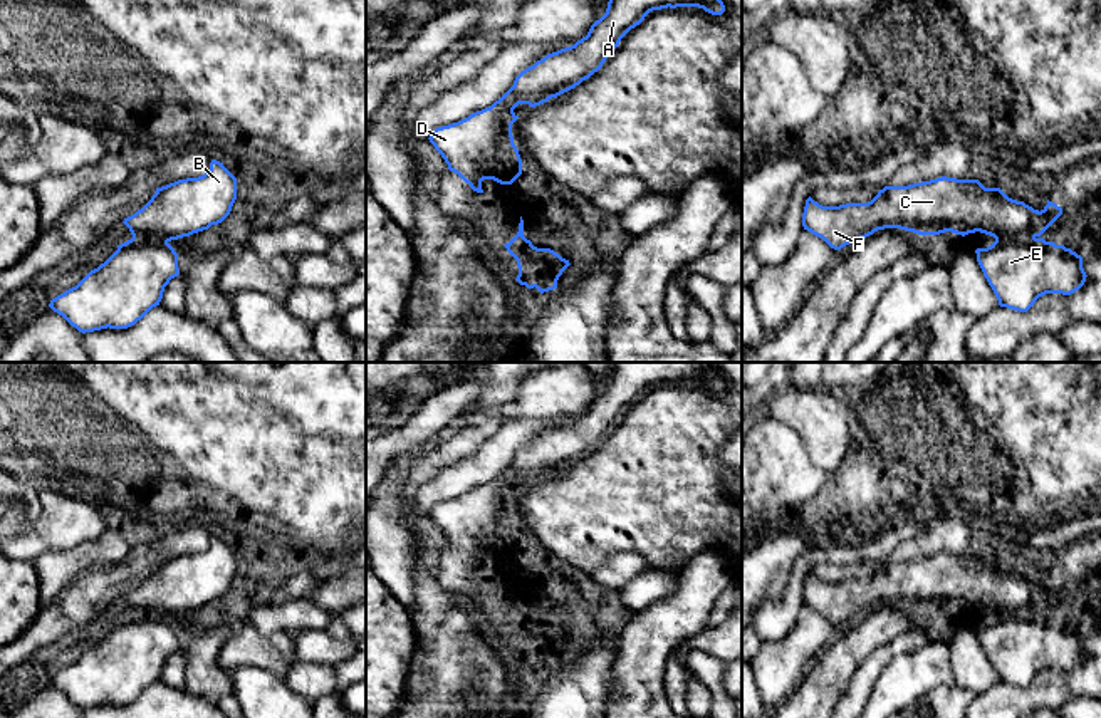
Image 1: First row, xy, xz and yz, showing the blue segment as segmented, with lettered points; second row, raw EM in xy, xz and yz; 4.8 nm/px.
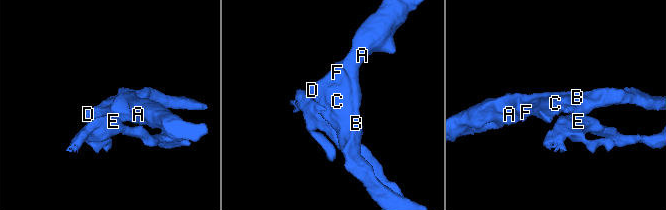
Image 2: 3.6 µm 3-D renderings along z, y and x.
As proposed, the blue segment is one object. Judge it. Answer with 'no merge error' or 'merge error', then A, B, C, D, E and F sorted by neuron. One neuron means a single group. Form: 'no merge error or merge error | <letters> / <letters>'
merge error | A B C D F / E

